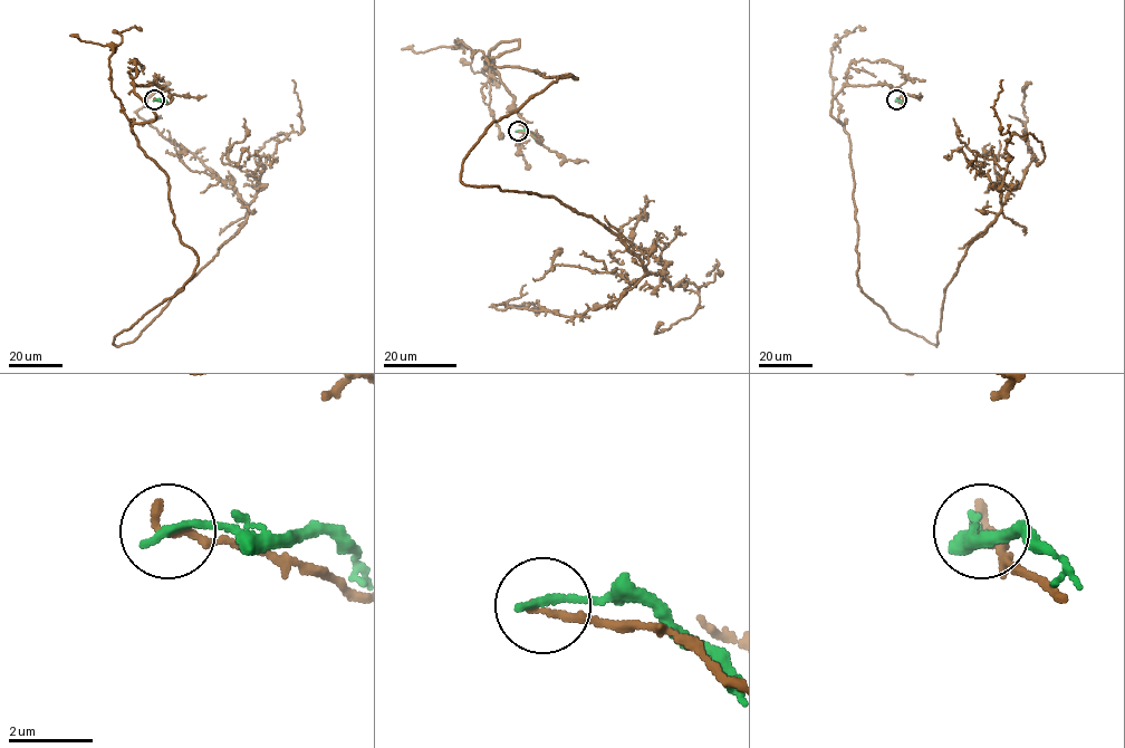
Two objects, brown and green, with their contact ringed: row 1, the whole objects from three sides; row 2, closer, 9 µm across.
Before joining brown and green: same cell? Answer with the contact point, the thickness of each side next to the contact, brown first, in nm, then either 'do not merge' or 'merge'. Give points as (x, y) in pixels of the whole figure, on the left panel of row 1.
(154, 99) | 220/220 nm | do not merge

